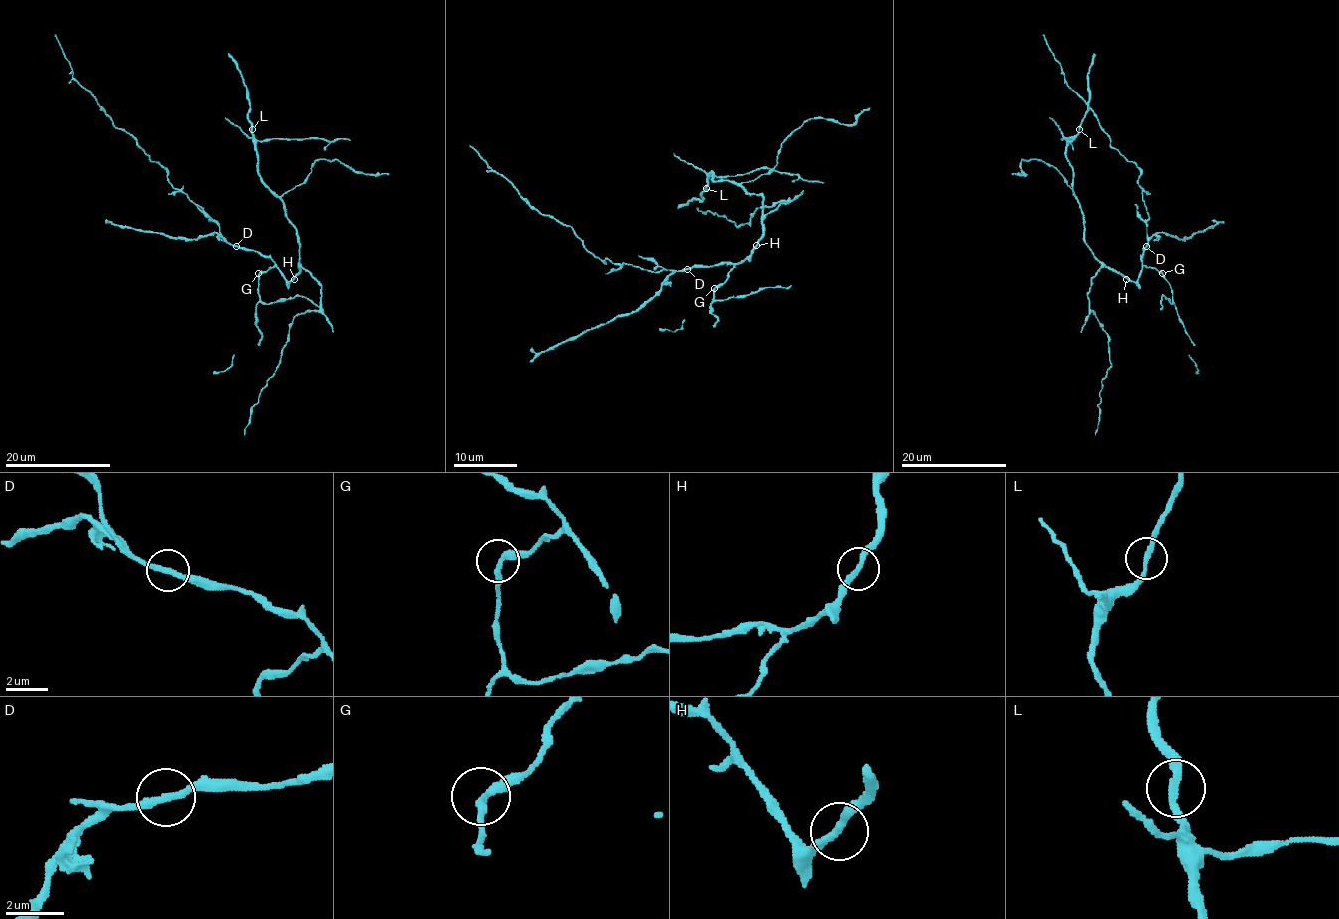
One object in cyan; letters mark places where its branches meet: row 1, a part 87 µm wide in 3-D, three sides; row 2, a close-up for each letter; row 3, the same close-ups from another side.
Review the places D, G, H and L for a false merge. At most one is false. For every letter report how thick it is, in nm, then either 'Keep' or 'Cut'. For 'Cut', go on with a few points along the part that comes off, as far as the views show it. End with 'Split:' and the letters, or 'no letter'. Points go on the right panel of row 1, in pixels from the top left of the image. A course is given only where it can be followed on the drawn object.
D: Thickness 240 nm. Keep
G: Thickness 280 nm. Keep
H: Thickness 260 nm. Keep
L: Thickness 240 nm. Keep
Split: no letter

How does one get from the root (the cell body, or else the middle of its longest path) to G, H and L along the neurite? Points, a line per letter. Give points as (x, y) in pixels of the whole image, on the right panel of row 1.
G: (1144, 251), (1142, 264), (1162, 273)
H: (1144, 251), (1141, 275), (1136, 281), (1126, 279)
L: (1144, 251), (1141, 275), (1129, 281), (1107, 268), (1087, 244), (1066, 155), (1079, 129)

